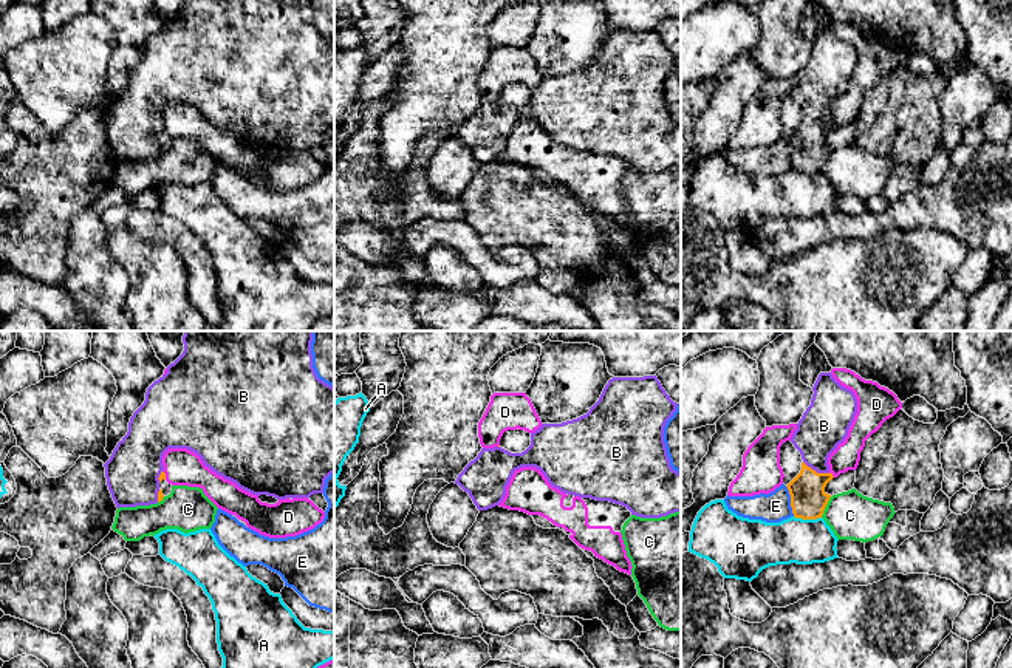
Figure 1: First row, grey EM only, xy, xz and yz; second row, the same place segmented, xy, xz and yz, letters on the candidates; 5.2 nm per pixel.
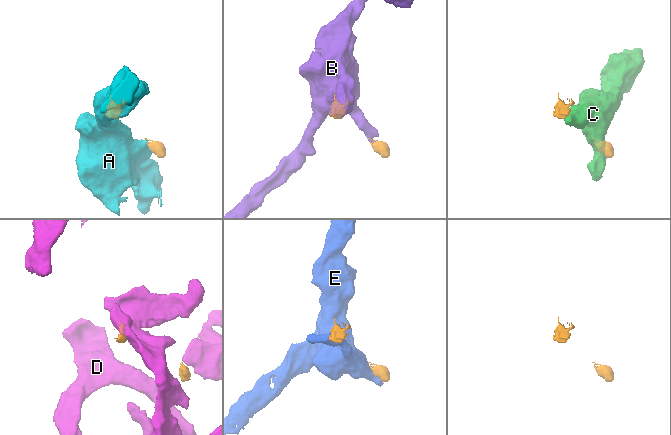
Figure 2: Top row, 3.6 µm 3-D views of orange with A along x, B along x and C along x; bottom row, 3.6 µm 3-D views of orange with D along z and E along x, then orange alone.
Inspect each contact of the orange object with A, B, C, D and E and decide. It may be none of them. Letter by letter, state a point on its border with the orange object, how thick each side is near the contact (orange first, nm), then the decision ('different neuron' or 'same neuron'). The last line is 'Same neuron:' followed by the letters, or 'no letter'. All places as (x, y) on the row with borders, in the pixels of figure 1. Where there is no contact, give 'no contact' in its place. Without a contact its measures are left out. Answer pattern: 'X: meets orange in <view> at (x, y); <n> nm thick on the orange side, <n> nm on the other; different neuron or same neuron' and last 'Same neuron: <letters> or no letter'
A: meets orange in yz at (808, 518); 190 nm thick on the orange side, 240 nm on the other; different neuron
B: meets orange in yz at (814, 470); 190 nm thick on the orange side, 240 nm on the other; same neuron
C: meets orange in yz at (825, 506); 190 nm thick on the orange side, 240 nm on the other; different neuron
D: meets orange in yz at (831, 475); 190 nm thick on the orange side, 140 nm on the other; different neuron
E: meets orange in yz at (791, 501); 190 nm thick on the orange side, 160 nm on the other; different neuron
Same neuron: B

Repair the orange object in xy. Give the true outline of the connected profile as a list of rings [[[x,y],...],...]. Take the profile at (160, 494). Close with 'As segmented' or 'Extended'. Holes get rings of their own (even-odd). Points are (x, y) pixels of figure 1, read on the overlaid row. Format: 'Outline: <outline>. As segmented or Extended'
Outline: [[[184,331],[183,354],[167,366],[162,377],[147,388],[144,404],[130,418],[127,435],[104,464],[107,486],[116,507],[150,506],[162,501],[159,482],[166,479],[162,456],[169,448],[187,448],[197,453],[212,472],[257,496],[286,499],[323,493],[325,479],[334,473],[334,388],[317,377],[313,368],[311,342],[313,331]]]. Extended

